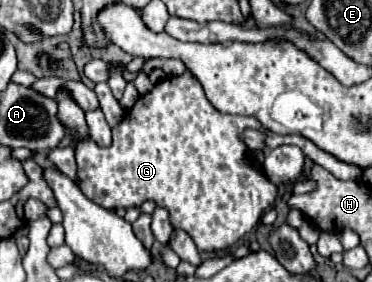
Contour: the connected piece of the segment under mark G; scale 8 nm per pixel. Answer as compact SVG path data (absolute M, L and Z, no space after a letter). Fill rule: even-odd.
M185 70L185 74L181 76L169 76L169 78L163 78L157 82L157 86L141 96L135 106L125 114L123 122L119 126L113 128L113 144L107 146L107 148L101 148L97 146L93 140L83 140L77 144L77 150L75 150L75 156L77 156L77 172L79 172L79 188L81 192L93 200L95 204L103 206L103 208L109 208L109 210L115 210L115 208L129 208L129 206L141 206L145 200L153 200L159 208L165 208L169 212L169 220L173 224L175 230L185 230L197 244L197 248L201 252L219 252L219 250L227 250L231 248L241 236L245 236L253 226L257 226L257 222L261 220L264 210L267 210L269 206L275 204L275 196L277 196L277 188L273 188L273 184L263 176L261 170L257 170L253 164L249 164L247 160L247 146L243 144L241 140L241 130L245 128L255 128L255 130L261 130L265 134L265 140L273 140L273 144L287 144L289 142L289 136L279 136L279 134L273 134L271 130L263 128L261 122L253 116L241 116L241 114L221 114L217 112L209 100L205 98L205 92L201 88L201 84L193 78L193 74L189 70Z

